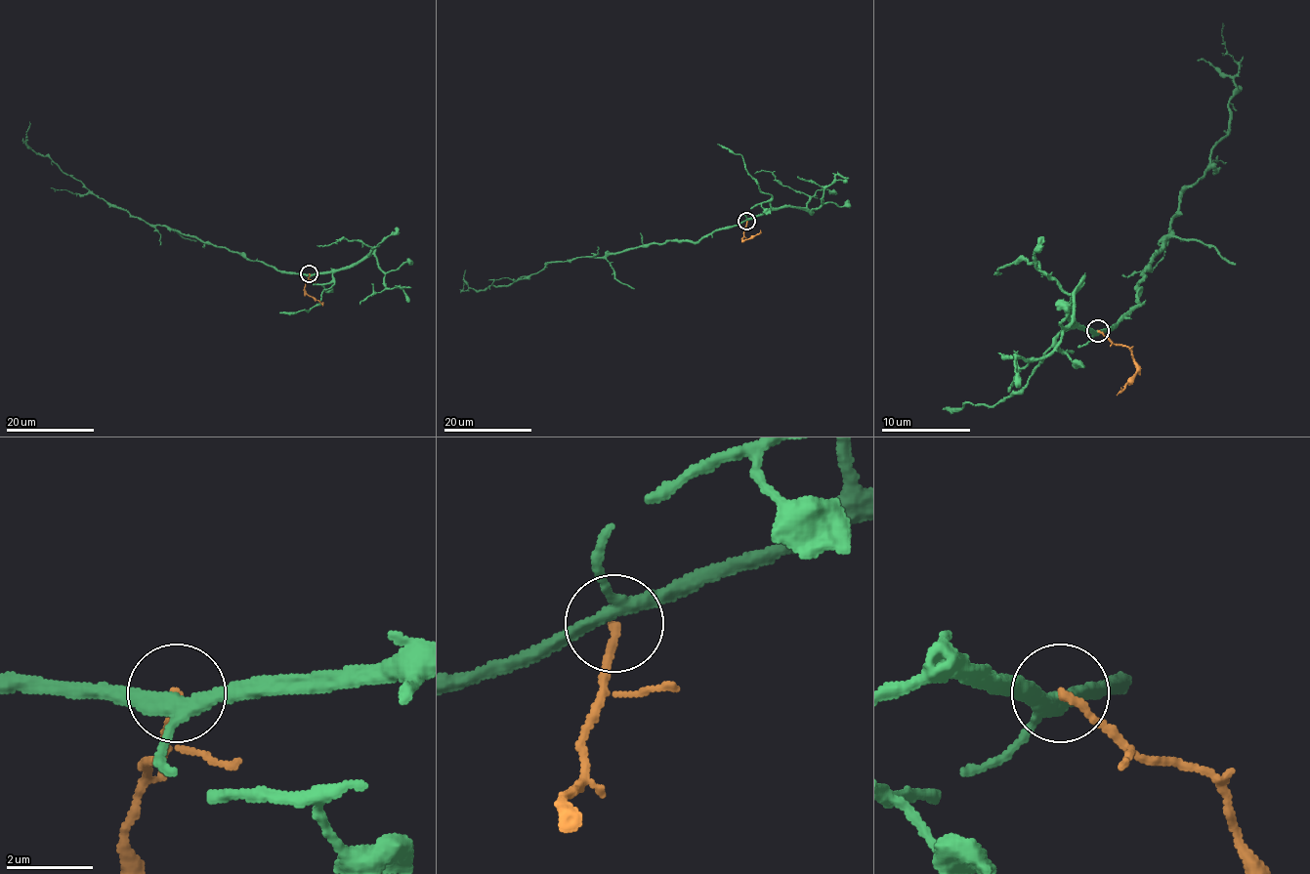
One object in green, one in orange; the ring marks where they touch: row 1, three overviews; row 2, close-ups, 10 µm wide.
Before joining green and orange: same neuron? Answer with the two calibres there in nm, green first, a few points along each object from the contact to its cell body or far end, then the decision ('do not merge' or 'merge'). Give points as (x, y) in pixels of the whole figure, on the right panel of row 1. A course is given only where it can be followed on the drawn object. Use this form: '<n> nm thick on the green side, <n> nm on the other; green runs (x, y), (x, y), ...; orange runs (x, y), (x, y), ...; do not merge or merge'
300 nm thick on the green side, 190 nm on the other; green runs (1096, 331), (1140, 303), (1138, 284), (1171, 233), (1182, 194), (1229, 132), (1229, 101), (1238, 90), (1222, 23); orange runs (1098, 331), (1129, 349), (1136, 369), (1116, 395); do not merge

